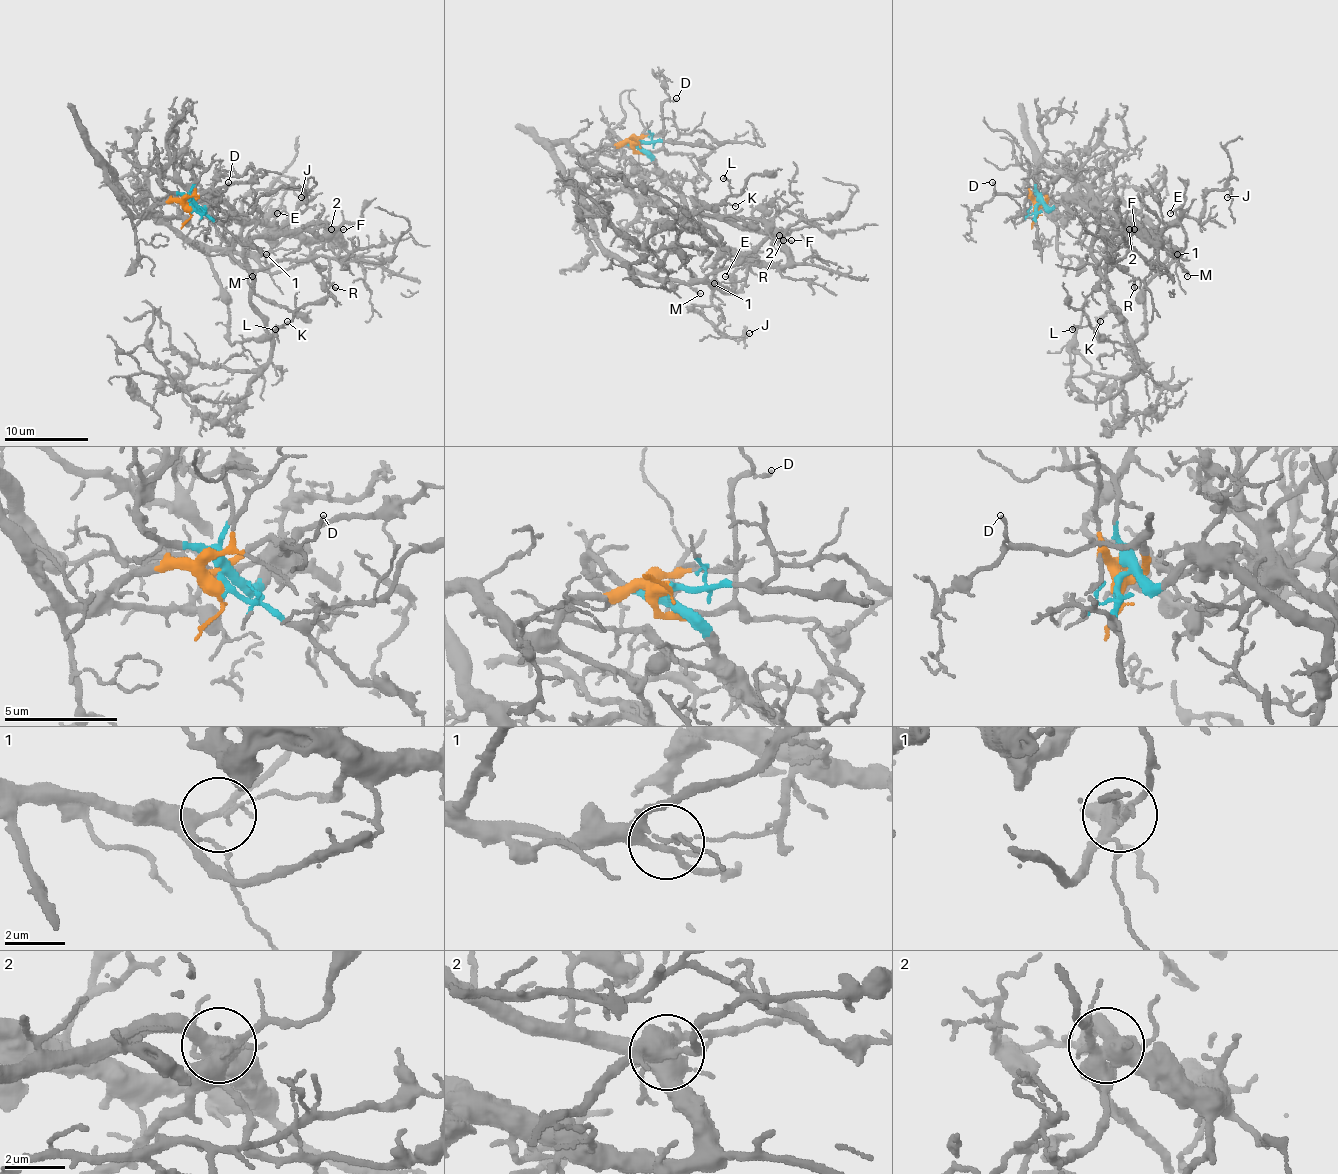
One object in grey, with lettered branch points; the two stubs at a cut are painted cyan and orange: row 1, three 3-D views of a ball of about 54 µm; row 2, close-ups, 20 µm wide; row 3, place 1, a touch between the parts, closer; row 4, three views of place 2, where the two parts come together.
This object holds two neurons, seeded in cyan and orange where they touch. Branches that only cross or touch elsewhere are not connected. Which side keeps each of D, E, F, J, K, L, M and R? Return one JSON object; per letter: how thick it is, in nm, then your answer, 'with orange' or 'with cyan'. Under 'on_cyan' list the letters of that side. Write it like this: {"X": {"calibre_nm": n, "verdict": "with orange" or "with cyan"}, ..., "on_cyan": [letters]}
{"D": {"calibre_nm": 140, "verdict": "with orange"}, "E": {"calibre_nm": 80, "verdict": "with orange"}, "F": {"calibre_nm": 150, "verdict": "with cyan"}, "J": {"calibre_nm": 130, "verdict": "with cyan"}, "K": {"calibre_nm": 100, "verdict": "with orange"}, "L": {"calibre_nm": 120, "verdict": "with orange"}, "M": {"calibre_nm": 130, "verdict": "with orange"}, "R": {"calibre_nm": 160, "verdict": "with cyan"}, "on_cyan": ["F", "J", "R"]}

